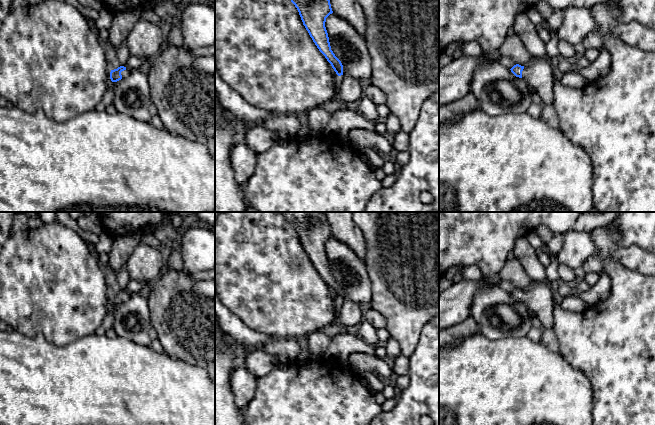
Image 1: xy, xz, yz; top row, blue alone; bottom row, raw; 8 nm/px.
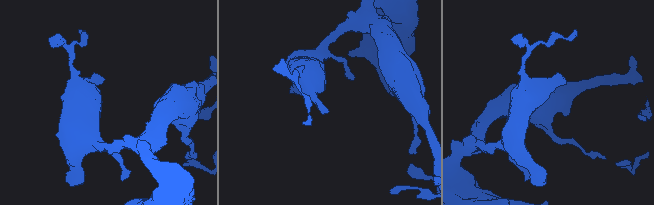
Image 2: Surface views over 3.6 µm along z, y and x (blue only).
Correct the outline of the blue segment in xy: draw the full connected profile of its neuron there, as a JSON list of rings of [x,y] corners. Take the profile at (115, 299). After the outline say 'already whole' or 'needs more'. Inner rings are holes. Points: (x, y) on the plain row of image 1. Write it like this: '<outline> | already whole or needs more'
[[[120,290],[117,293],[111,294],[110,296],[110,303],[112,306],[117,306],[121,304],[122,302],[127,301],[128,295],[126,291]]] | needs more

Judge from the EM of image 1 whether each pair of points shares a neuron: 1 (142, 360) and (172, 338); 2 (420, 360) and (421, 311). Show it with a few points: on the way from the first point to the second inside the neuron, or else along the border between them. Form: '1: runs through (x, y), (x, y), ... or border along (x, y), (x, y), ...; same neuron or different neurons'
1: border along (164, 351), (170, 356), (185, 362); different neurons
2: border along (428, 321), (422, 329), (412, 354); different neurons

